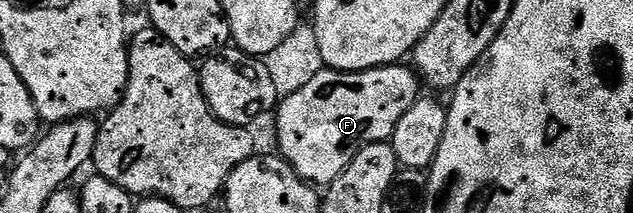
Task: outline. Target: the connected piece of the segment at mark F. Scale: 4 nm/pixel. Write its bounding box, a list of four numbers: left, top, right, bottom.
[275,65,421,188]

